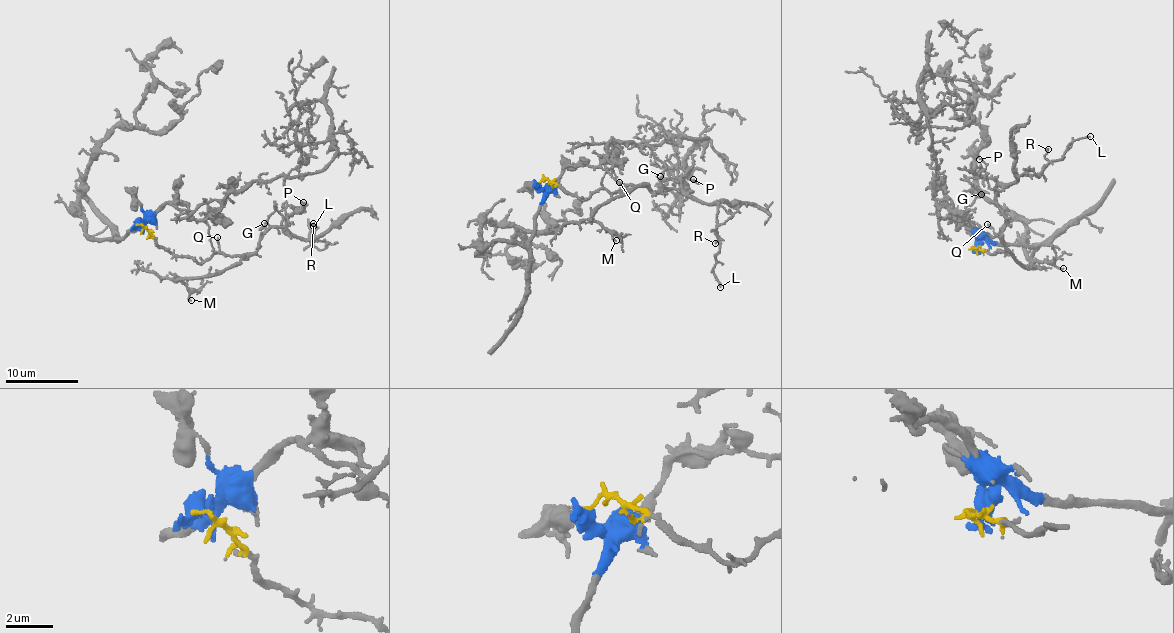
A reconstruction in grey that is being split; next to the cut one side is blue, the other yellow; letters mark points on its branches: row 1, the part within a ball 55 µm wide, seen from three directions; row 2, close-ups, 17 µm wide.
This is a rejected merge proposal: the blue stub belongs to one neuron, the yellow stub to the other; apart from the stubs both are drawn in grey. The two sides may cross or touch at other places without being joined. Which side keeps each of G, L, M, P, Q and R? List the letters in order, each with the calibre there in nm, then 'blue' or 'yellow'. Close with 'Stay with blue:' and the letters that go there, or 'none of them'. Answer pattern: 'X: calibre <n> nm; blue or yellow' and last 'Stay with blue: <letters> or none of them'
G: calibre 140 nm; yellow
L: calibre 140 nm; yellow
M: calibre 140 nm; yellow
P: calibre 110 nm; yellow
Q: calibre 190 nm; yellow
R: calibre 150 nm; yellow
Stay with blue: none of them

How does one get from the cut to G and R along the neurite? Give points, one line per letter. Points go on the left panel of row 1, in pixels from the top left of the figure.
G: (137, 225), (171, 254), (204, 263), (221, 253), (252, 253), (259, 239), (285, 218), (275, 208), (265, 223)
R: (137, 225), (173, 256), (204, 263), (221, 253), (254, 251), (271, 227), (312, 243), (313, 222)

